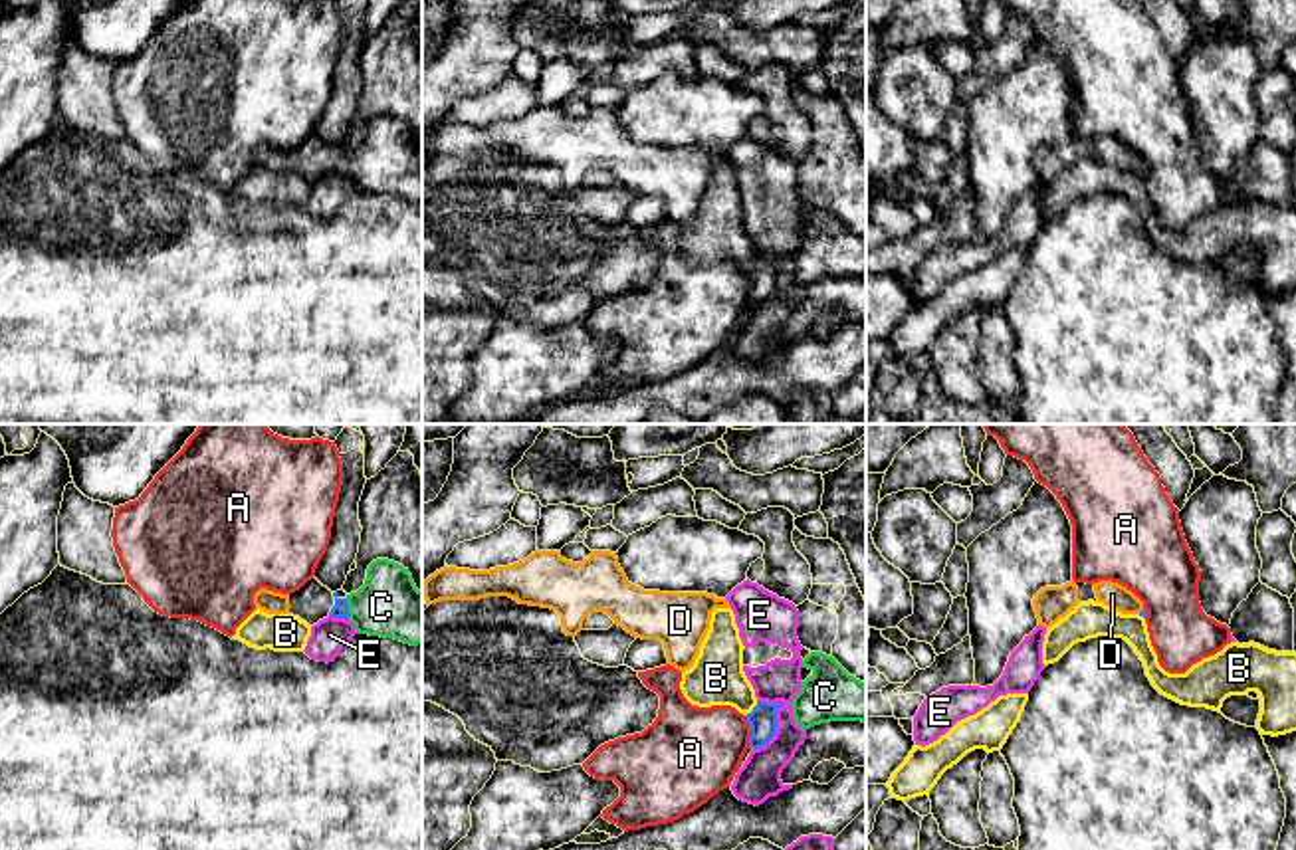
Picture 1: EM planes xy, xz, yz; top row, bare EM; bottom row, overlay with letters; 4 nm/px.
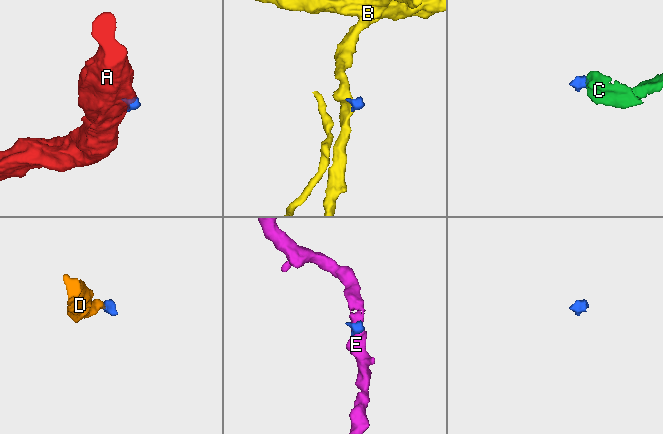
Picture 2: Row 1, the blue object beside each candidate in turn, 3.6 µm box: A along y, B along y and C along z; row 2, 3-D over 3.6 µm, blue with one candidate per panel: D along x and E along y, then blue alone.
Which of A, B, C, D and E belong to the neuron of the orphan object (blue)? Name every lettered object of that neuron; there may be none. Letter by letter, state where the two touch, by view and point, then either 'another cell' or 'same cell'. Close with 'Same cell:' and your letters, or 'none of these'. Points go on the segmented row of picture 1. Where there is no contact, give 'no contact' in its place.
A: xz (752, 732) | another cell
B: xz (754, 710) | another cell
C: xy (347, 609) | same cell
D: yz (1142, 611) | same cell
E: xz (775, 728) | another cell
Same cell: C, D

